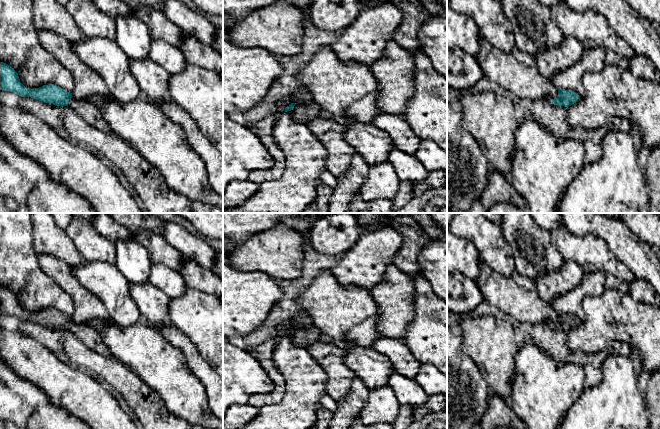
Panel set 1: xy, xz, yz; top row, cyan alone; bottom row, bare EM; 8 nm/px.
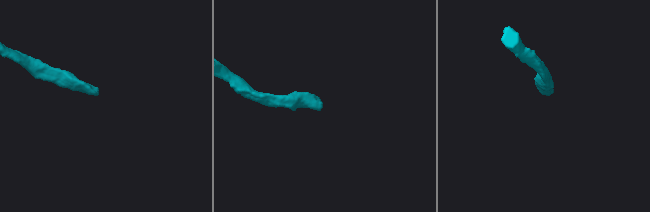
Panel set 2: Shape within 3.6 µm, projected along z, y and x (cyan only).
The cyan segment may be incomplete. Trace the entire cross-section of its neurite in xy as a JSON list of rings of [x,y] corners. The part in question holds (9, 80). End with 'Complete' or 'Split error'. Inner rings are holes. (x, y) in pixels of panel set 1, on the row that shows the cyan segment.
[[[0,62],[0,90],[10,91],[21,97],[31,97],[56,106],[69,106],[92,127],[114,135],[97,105],[89,101],[77,100],[72,96],[72,93],[54,84],[33,89],[27,88],[20,82],[18,73],[14,68],[4,62]]]. Split error

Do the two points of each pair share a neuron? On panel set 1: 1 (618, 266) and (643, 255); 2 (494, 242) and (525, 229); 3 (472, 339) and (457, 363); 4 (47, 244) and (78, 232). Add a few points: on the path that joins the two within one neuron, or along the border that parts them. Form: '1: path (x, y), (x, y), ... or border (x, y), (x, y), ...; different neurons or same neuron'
1: border (607, 247), (635, 277); different neurons
2: border (498, 225), (504, 239), (511, 248), (513, 260); different neurons
3: border (461, 335), (462, 350), (473, 361), (478, 370); different neurons
4: border (65, 231), (81, 255); different neurons

